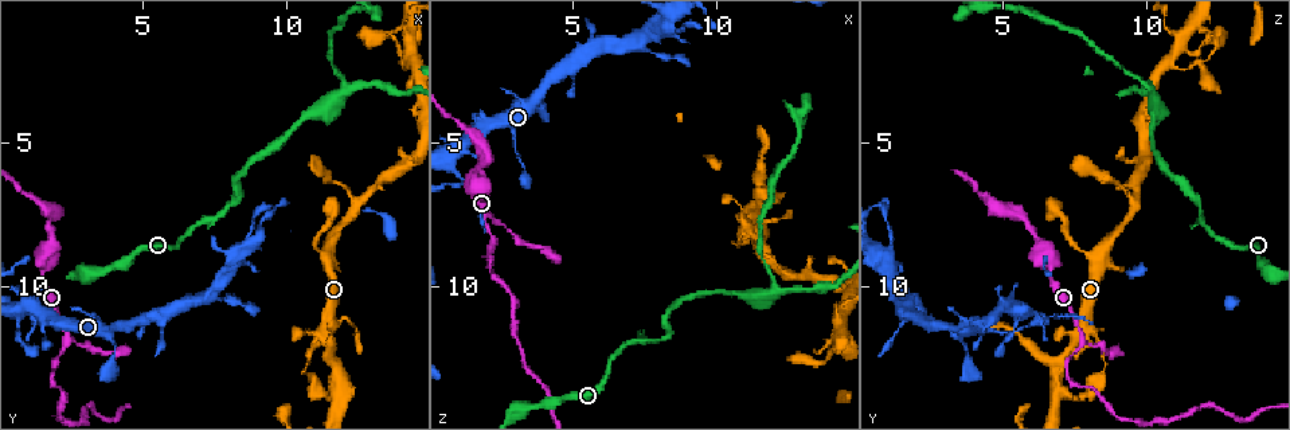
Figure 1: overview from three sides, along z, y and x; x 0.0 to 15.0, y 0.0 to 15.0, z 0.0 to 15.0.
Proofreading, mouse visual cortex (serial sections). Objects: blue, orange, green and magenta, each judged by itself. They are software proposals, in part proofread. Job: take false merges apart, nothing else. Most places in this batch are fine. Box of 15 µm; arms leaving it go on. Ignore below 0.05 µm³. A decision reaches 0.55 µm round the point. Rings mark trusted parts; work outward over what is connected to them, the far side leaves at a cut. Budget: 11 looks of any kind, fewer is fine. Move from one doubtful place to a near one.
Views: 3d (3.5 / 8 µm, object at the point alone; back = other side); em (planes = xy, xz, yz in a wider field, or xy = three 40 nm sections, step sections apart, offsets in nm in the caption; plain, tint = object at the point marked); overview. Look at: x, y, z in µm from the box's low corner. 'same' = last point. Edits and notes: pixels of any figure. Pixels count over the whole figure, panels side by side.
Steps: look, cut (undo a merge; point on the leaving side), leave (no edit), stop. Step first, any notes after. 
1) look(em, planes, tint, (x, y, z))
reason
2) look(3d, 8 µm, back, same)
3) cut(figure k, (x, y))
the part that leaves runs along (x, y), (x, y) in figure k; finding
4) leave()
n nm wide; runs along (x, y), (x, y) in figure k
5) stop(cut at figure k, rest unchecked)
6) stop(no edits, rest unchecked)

look(3d, 3.5 µm, (8.2, 7.0, 11.8))
sudden change in width

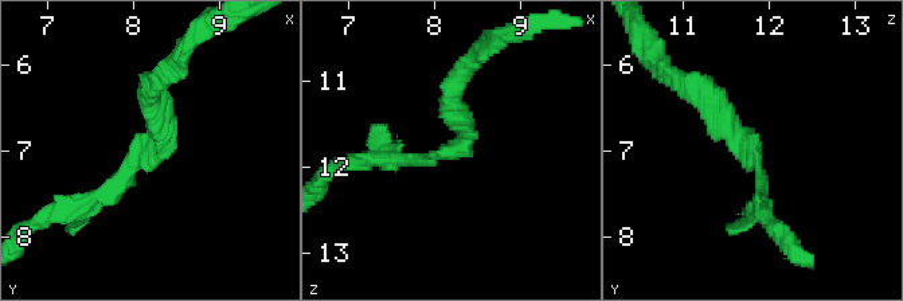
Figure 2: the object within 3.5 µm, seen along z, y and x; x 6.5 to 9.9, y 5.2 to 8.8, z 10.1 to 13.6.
look(em, xy, step 1, tint, (8.25, 7.00, 11.75))
shape alone is not enough

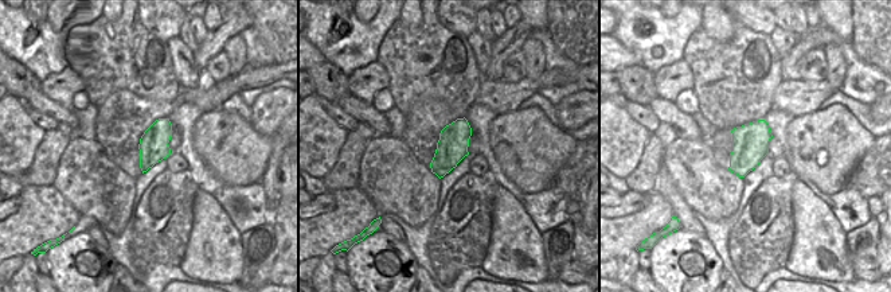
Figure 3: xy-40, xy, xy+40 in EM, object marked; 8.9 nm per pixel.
leave()
arms of 150, 300 nm; runs along (763, 202), (757, 161), (692, 86) in figure 2; continuous, no second cell

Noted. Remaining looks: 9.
look(3d, 3.5 µm, (14.0, 2.4, 11.5))
thin neck

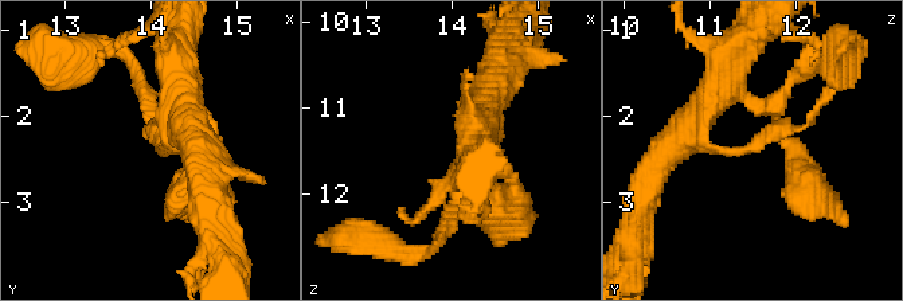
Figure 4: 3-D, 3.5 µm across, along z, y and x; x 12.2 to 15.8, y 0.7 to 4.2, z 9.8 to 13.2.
look(em, xy, step 2, tint, (14.10, 2.35, 11.45))
need the tissue

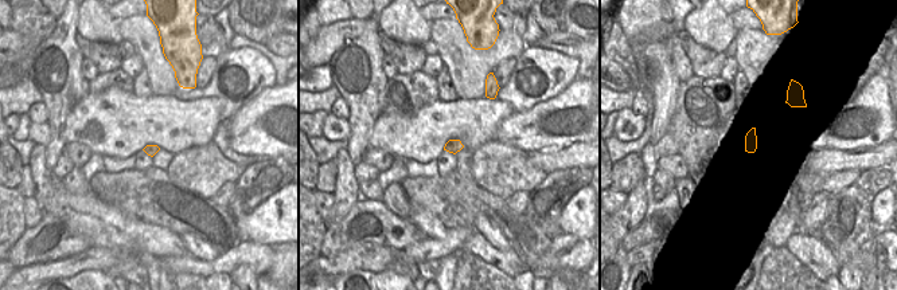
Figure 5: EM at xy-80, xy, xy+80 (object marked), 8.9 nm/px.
leave()
runs along (496, 78), (466, 112), (450, 215) in figure 4; continuous, no second cell

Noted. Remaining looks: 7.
look(3d, 3.5 µm, (1.6, 9.0, 6.7))
branch point

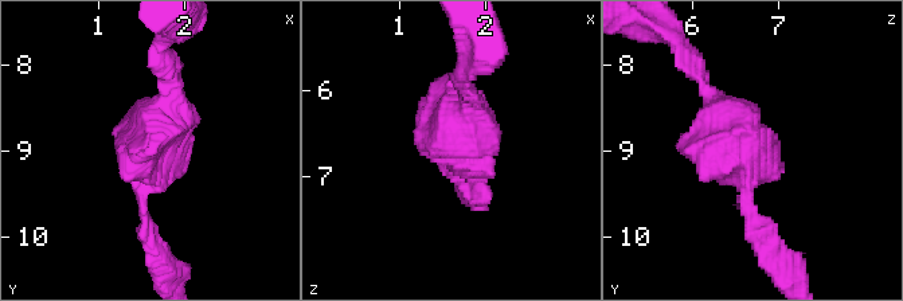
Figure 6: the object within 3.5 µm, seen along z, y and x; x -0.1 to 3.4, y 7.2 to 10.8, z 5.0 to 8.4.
look(em, xy, step 3, tint, (1.60, 9.10, 6.65))
now the EM

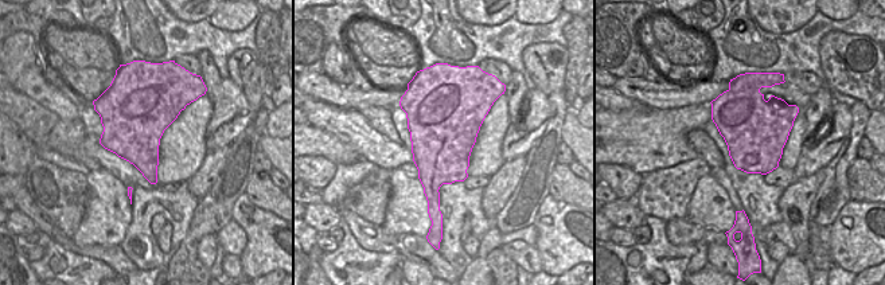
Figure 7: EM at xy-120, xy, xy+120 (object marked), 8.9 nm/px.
leave()
700 nm wide; runs along (755, 221), (745, 141), (694, 67) in figure 6; all the same cell

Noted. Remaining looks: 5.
look(3d, 3.5 µm, (2.2, 11.8, 7.7))
three-way junction

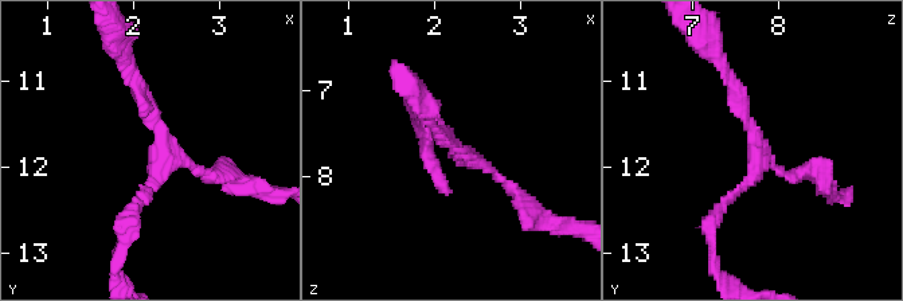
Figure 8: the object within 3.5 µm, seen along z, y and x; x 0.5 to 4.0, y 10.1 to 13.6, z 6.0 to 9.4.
look(em, planes, tint, (2.35, 11.80, 7.75))
3 arms; arms of 100, 150, 200 nm; now the EM

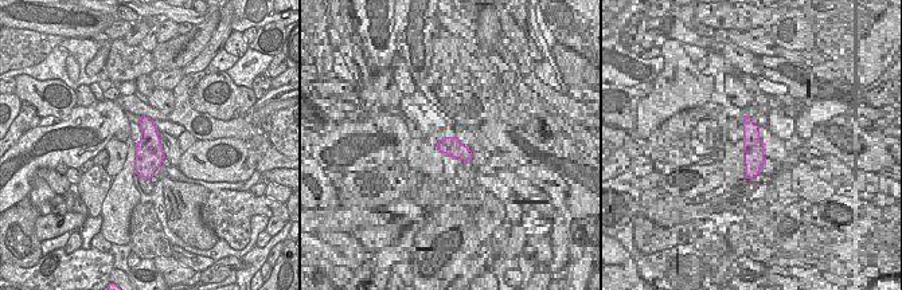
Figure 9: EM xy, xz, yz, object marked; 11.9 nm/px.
leave()
340 nm wide; runs along (724, 70), (753, 124), (755, 174), (714, 215) in figure 8; continuous, no second cell

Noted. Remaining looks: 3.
stop(no edits, rest unchecked)

